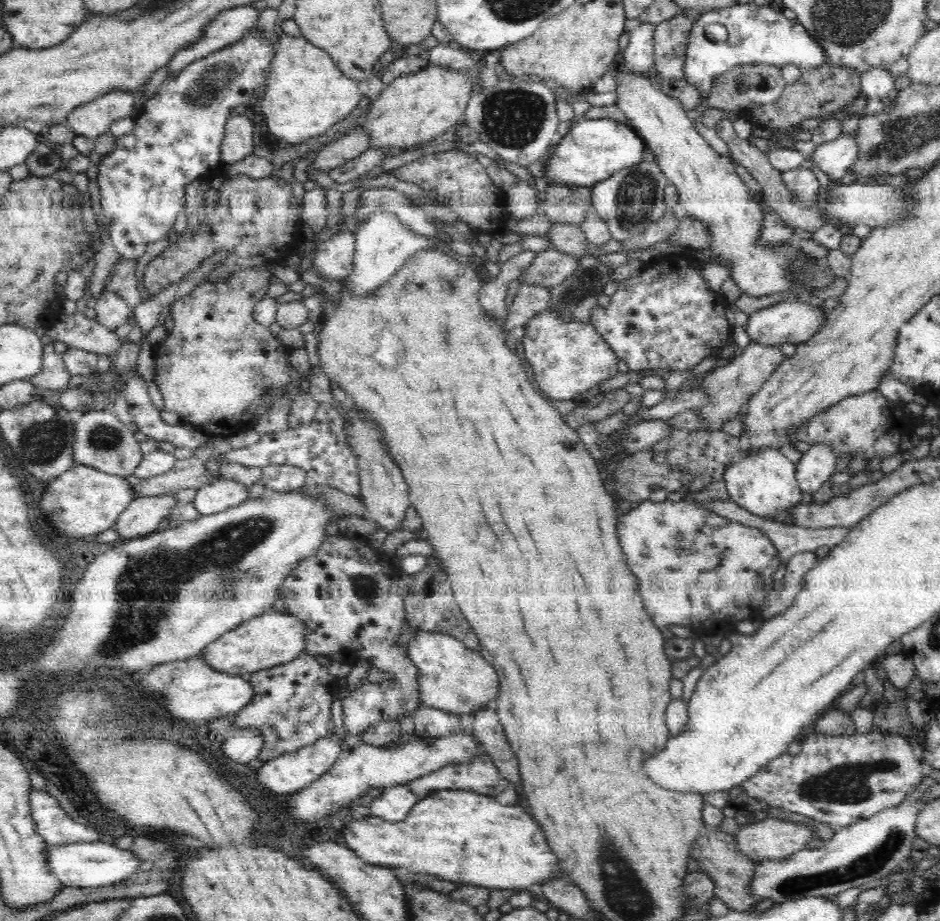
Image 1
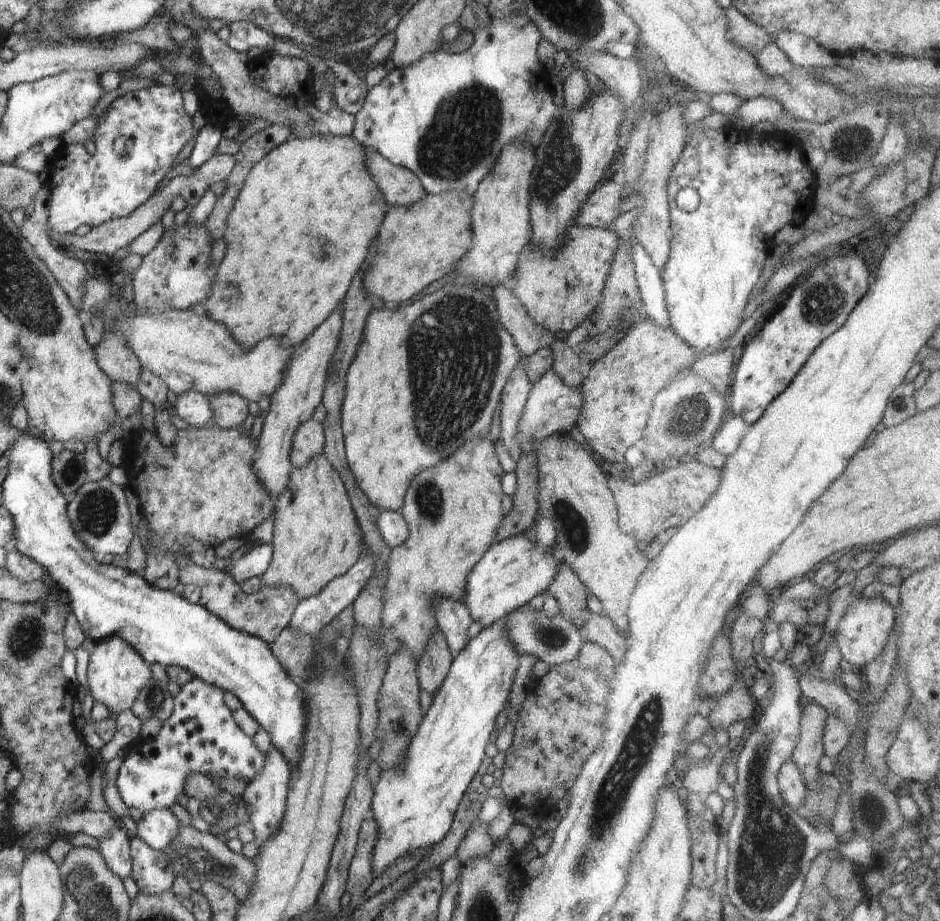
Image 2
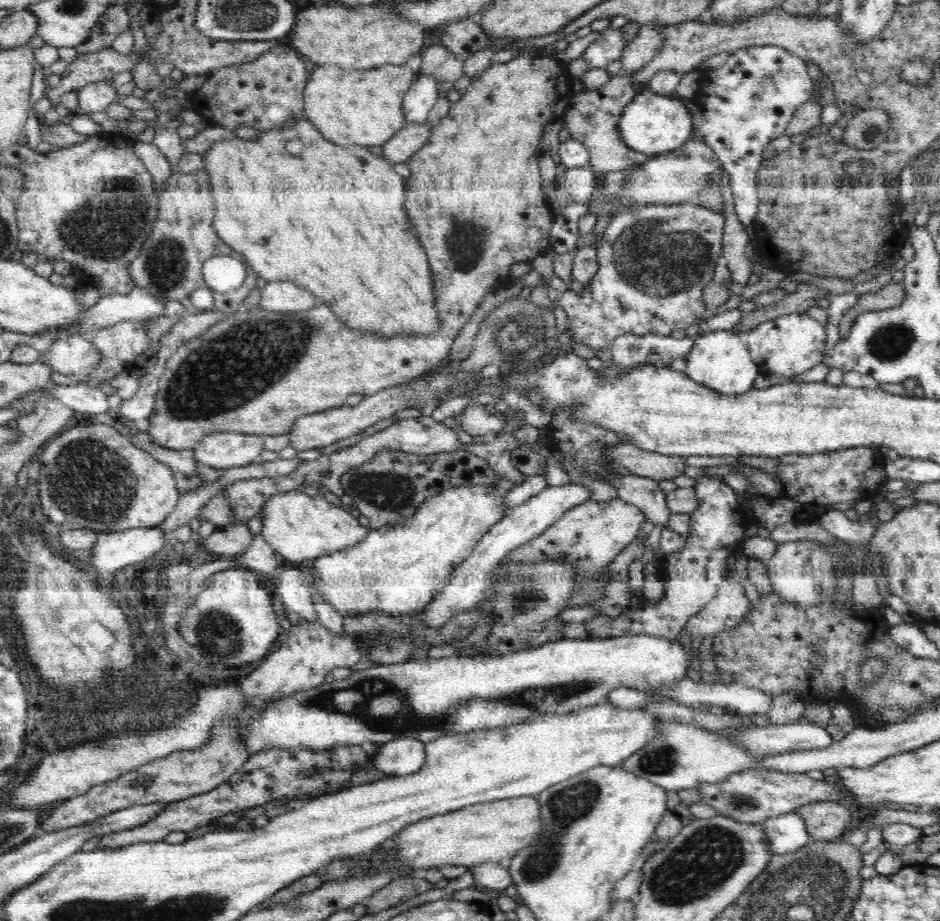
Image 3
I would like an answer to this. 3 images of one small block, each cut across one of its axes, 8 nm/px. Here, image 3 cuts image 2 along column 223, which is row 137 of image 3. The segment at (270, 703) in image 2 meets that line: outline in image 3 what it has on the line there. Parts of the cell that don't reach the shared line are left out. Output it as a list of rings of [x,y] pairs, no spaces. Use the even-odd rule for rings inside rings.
[[[648,87],[638,89],[617,125],[623,143],[642,157],[672,152],[693,138],[693,115],[689,108],[677,96],[656,94]]]

